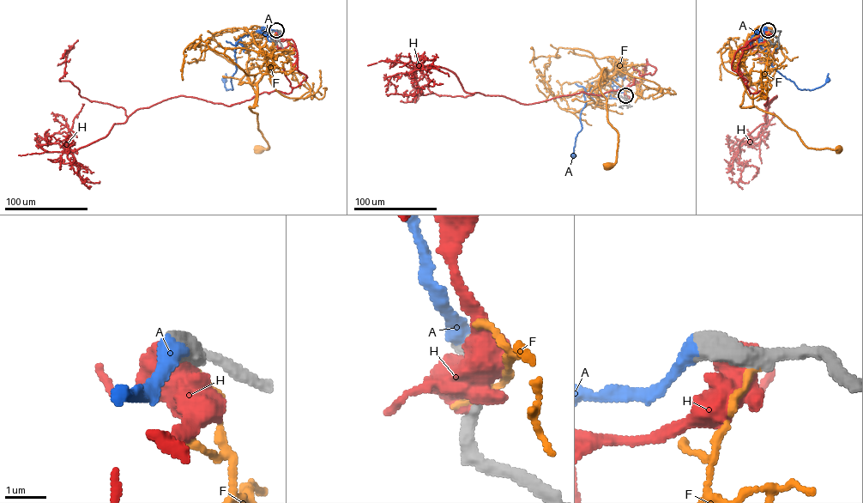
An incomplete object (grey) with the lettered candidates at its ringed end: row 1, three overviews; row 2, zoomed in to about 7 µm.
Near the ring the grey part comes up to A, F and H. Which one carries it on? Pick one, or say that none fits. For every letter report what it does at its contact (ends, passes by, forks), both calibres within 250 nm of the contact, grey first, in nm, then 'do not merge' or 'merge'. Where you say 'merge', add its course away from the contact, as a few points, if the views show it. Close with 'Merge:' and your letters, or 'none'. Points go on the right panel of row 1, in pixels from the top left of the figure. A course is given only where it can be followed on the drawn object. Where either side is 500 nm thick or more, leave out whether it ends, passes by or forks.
A: 550 nm thick on the grey side, 440 nm on the other; merge; it runs (768, 30), (765, 29), (768, 33), (763, 35), (760, 46), (774, 69), (802, 89), (817, 87), (828, 80)
F: it ends there; 360 nm thick on the grey side, 170 nm on the other; do not merge
H: 440 nm thick on the grey side, 850 nm on the other; do not merge
Merge: A

